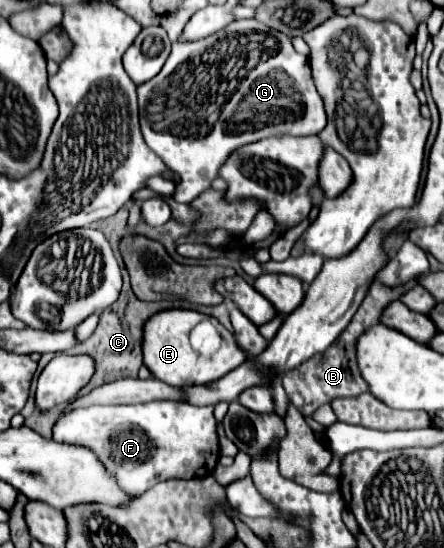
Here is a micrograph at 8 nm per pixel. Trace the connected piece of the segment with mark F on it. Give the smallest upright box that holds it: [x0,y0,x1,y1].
[53,401,221,495]

